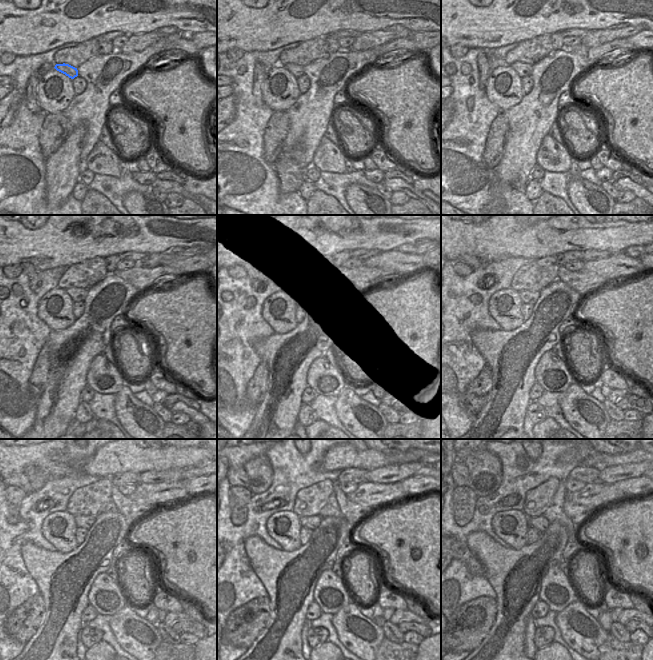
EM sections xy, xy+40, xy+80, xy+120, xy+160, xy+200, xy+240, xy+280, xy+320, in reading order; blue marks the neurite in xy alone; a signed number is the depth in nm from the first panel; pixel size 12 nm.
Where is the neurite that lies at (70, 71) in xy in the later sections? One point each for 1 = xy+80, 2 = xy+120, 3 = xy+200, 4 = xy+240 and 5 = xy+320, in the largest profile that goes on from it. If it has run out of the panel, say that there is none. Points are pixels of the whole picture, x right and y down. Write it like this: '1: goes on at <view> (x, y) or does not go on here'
1: goes on at xy+80 (522, 69)
2: goes on at xy+120 (77, 294)
3: goes on at xy+200 (532, 297)
4: goes on at xy+240 (84, 521)
5: goes on at xy+320 (541, 523)

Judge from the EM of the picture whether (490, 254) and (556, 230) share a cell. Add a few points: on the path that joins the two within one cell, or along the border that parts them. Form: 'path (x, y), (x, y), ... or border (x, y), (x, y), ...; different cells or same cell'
path (506, 241), (540, 240); same cell

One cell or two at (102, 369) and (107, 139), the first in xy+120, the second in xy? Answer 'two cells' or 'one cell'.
two cells

